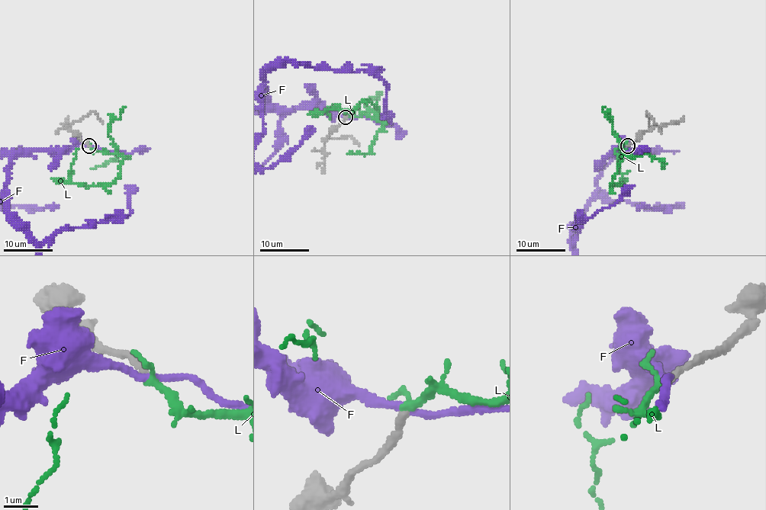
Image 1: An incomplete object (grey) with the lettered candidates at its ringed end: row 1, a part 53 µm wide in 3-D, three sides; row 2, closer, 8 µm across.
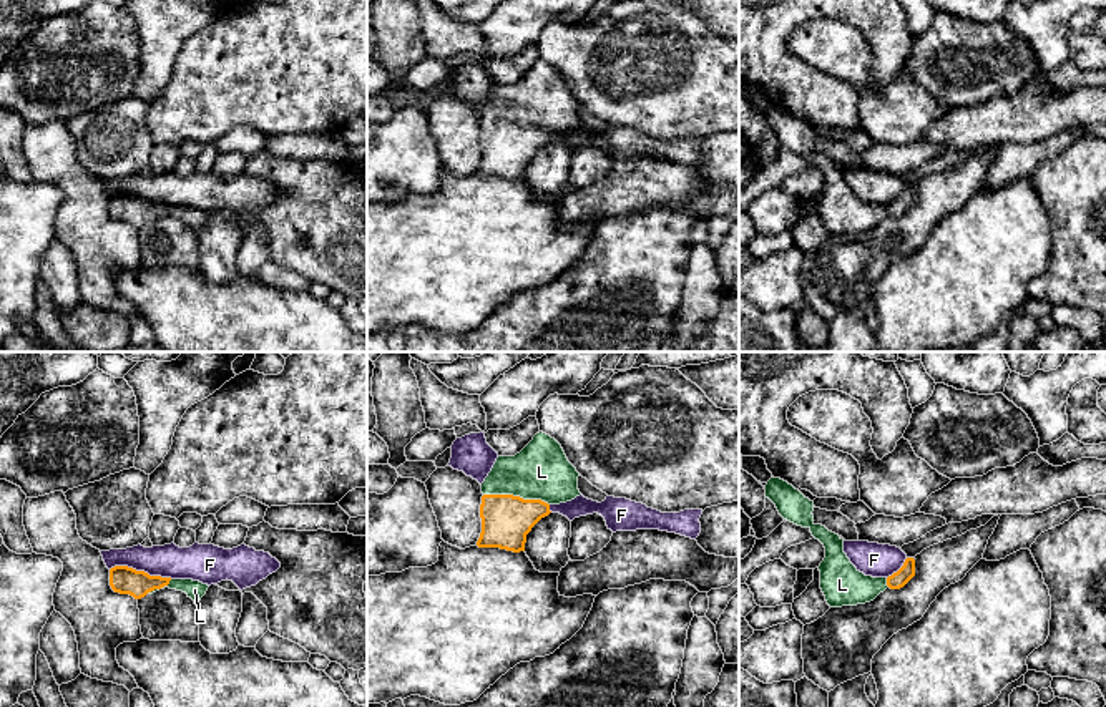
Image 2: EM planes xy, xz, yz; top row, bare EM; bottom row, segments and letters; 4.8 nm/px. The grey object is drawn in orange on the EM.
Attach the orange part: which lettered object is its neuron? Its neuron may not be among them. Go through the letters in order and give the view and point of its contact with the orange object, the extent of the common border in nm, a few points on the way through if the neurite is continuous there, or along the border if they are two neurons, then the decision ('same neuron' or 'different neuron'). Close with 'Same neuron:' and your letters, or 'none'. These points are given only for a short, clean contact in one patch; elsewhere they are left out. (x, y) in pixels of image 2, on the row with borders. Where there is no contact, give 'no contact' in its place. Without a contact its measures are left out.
F: contact xy (141, 571); length 300 nm; border xy (110, 568), (132, 566), (150, 575), (171, 578); different neuron
L: contact xz (517, 497); length 320 nm; way xz (505, 520), (517, 497), (542, 472); same neuron
Same neuron: L

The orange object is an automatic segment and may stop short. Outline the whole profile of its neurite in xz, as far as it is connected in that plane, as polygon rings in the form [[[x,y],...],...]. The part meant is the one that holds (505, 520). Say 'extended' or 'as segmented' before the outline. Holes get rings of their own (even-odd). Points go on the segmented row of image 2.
extended; [[[543,432],[515,456],[498,456],[482,483],[477,546],[525,551],[526,534],[550,506],[581,495],[578,476],[561,445]]]

